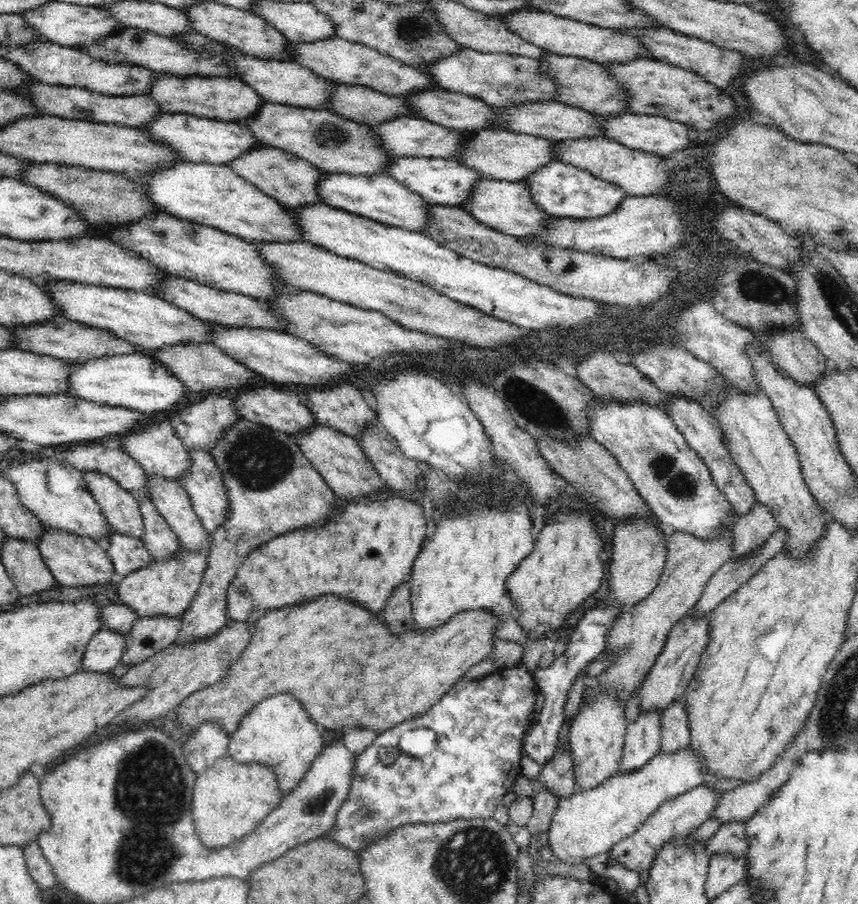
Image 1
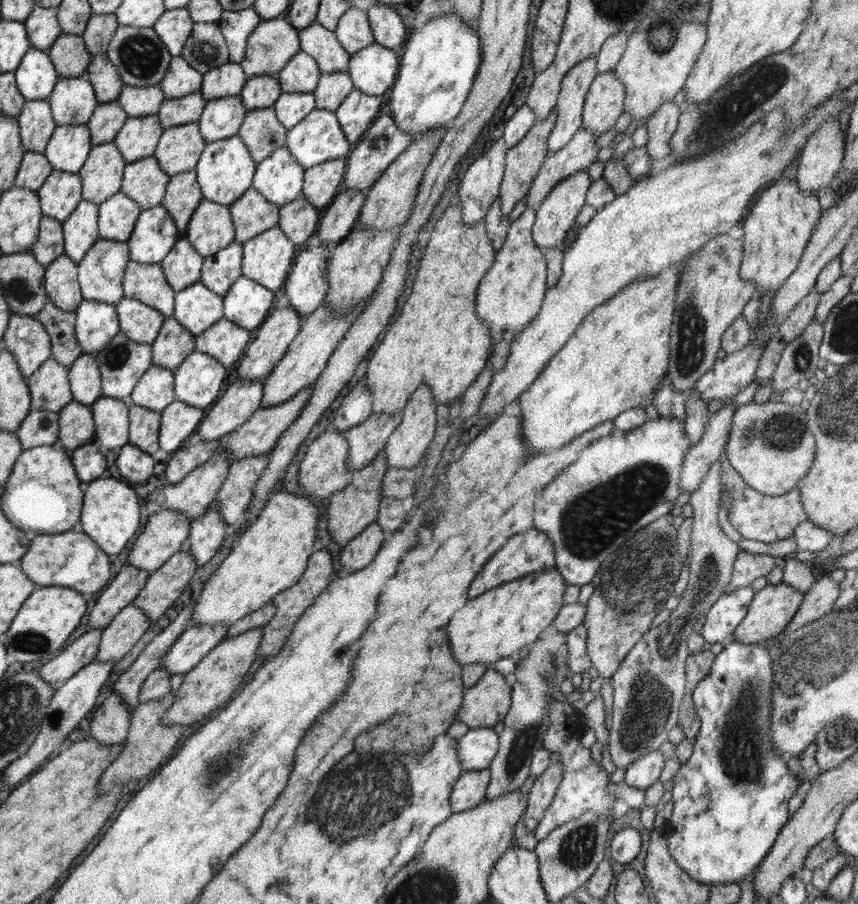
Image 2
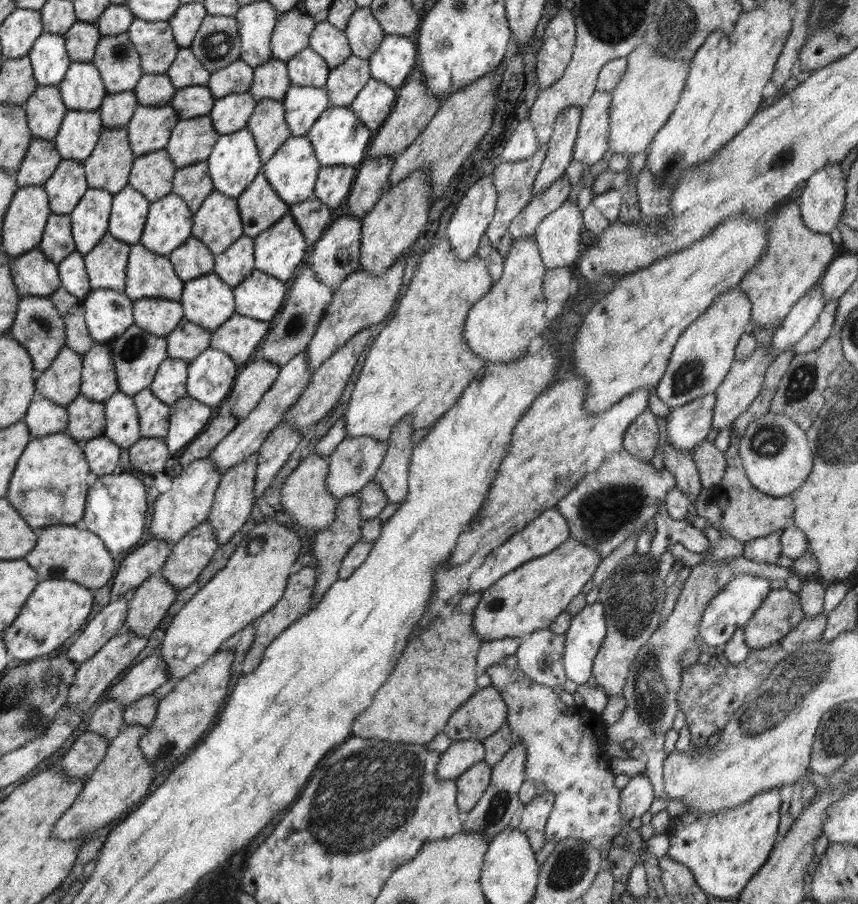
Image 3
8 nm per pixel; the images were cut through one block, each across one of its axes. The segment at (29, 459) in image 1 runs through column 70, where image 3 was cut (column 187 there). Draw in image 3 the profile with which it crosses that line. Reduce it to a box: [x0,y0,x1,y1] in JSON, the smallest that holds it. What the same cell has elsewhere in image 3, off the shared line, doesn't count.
[150,457,224,544]

